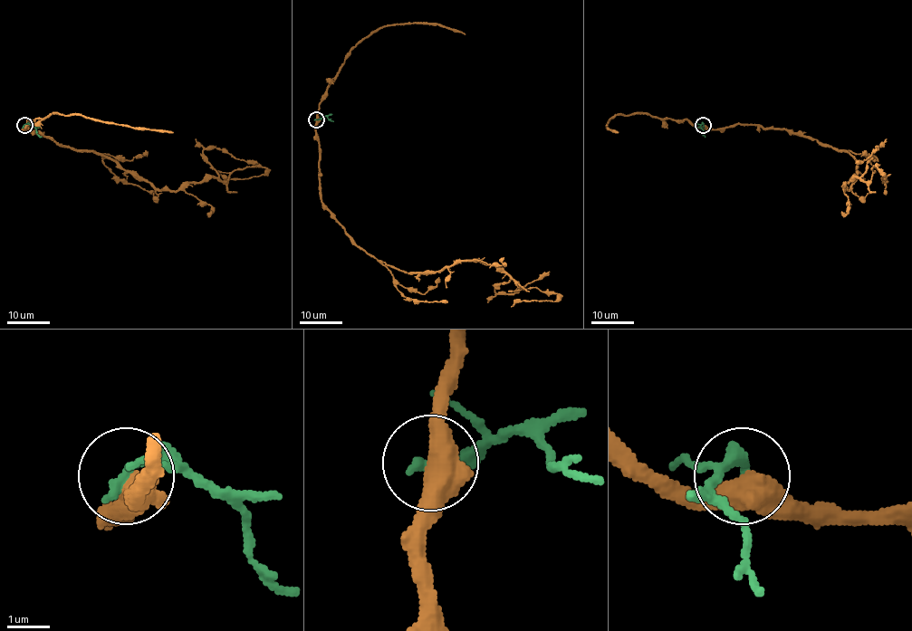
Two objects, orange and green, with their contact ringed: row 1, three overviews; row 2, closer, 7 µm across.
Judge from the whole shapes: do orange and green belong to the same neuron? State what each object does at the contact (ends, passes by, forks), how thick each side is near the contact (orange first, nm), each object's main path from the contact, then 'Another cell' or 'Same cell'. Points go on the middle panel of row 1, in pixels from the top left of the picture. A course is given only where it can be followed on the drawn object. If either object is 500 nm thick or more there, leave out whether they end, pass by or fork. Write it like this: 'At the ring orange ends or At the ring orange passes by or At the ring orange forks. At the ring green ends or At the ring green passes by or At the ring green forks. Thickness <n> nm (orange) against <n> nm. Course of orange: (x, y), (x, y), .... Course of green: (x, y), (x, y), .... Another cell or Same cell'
Thickness 550 nm (orange) against 280 nm. Course of orange: (316, 119), (321, 203), (359, 245), (408, 272), (494, 264), (523, 289), (558, 295), (511, 307). Course of green: (316, 119), (326, 117), (333, 121). Another cell

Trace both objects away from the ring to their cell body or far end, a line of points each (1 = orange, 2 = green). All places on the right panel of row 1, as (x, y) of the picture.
1: (703, 125), (786, 128), (846, 150), (857, 172), (845, 190), (876, 167), (891, 174)
2: (703, 125), (700, 127), (705, 137)

